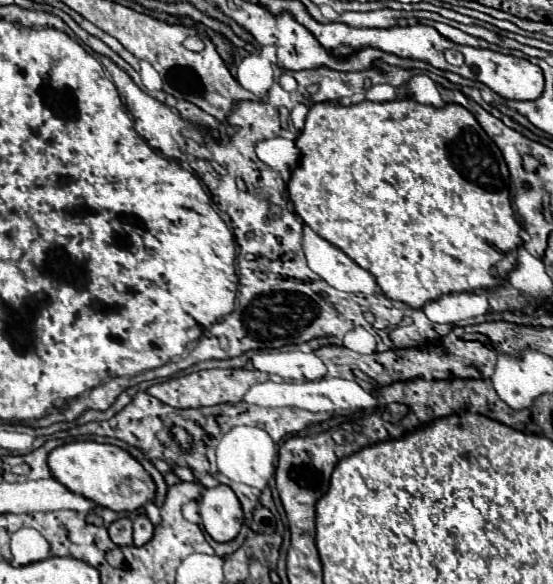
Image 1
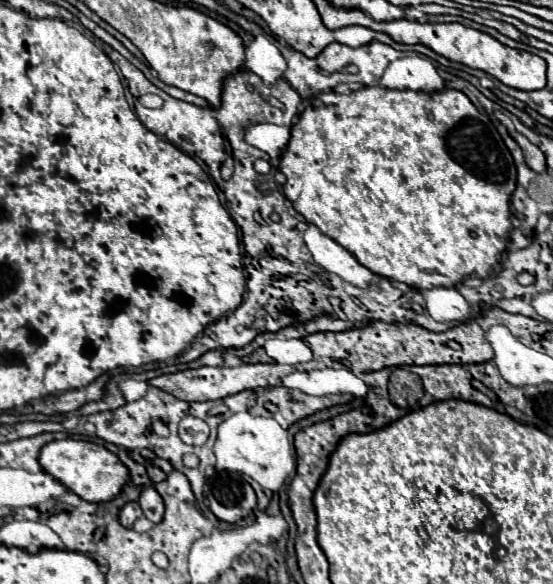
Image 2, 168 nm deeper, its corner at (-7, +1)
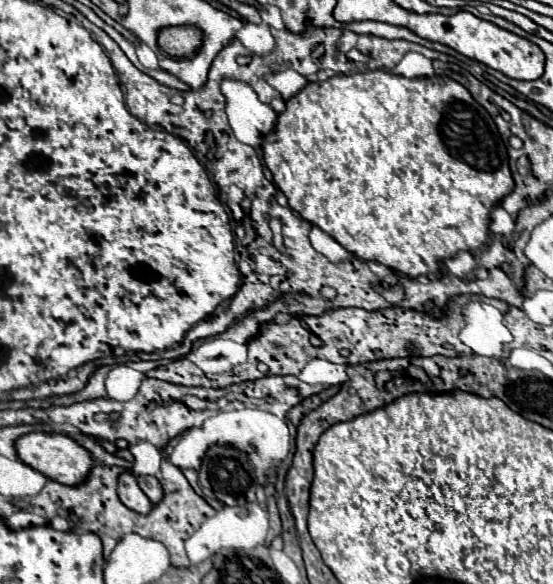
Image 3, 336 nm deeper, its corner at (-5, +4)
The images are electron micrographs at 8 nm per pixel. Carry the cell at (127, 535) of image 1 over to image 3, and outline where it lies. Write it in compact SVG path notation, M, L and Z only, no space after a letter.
M128 472L118 478L118 496L120 496L120 502L122 502L126 508L130 508L130 510L134 510L134 512L138 512L138 514L148 514L148 512L152 510L150 500L148 500L146 494L138 488L136 478L134 478L132 474L128 474Z

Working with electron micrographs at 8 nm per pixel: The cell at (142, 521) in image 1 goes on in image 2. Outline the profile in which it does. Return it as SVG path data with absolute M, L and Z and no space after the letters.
M146 485L142 487L142 493L140 493L140 507L144 511L144 515L154 521L154 523L160 523L160 519L164 517L164 501L160 499L158 491L152 487L152 485Z

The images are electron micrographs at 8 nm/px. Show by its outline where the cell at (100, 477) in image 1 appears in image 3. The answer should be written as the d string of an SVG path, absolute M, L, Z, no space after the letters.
M48 432L26 434L16 440L16 452L24 464L42 472L46 478L60 482L60 484L66 484L66 486L84 484L96 464L94 456L82 444L78 444L76 440L72 440L66 434L48 434Z

